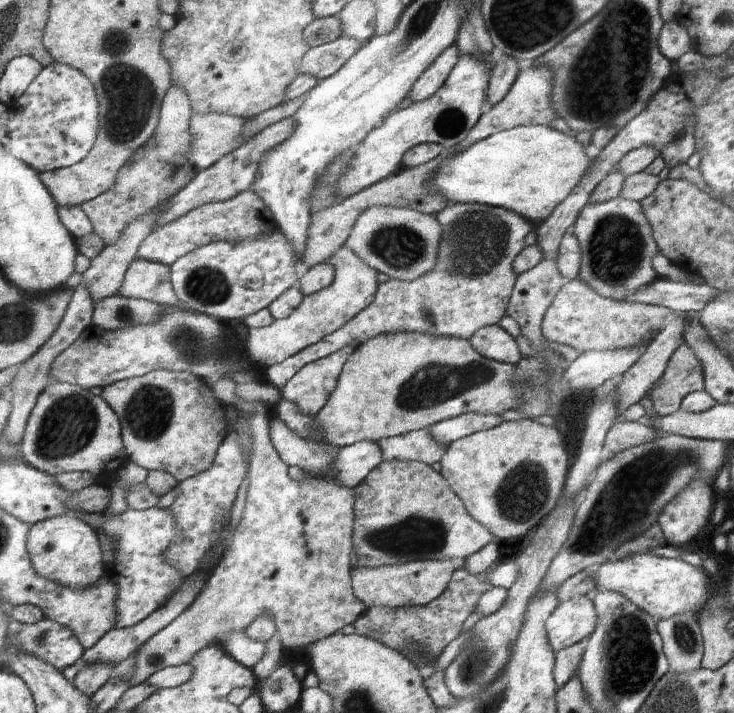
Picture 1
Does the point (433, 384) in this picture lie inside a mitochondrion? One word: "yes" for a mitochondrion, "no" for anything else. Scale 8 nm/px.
yes

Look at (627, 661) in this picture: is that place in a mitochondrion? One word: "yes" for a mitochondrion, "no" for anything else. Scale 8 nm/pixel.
yes

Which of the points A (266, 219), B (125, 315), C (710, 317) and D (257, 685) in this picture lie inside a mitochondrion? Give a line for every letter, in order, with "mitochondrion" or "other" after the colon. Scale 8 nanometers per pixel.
A: other
B: mitochondrion
C: other
D: other

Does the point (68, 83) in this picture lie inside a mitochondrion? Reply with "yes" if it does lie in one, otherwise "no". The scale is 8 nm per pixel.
no

